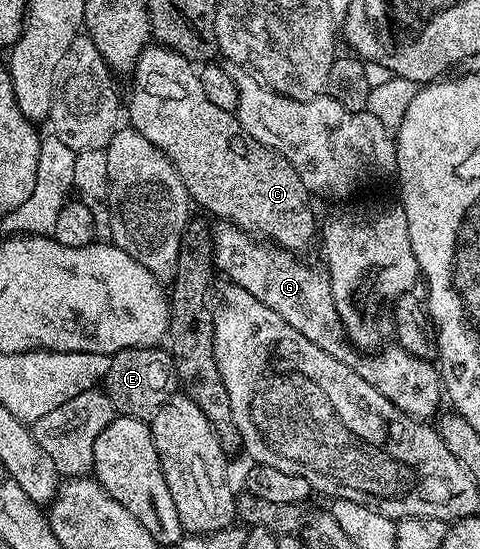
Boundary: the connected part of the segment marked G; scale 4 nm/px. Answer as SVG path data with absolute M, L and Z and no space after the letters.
M218 220L215 225L211 246L214 266L220 272L222 269L232 284L243 286L251 295L255 295L255 299L267 302L280 317L291 323L291 327L295 327L295 331L299 331L299 335L311 339L315 347L348 362L355 349L346 336L328 276L321 269L312 269L296 261L298 258L287 249L273 243L260 245L261 241L256 236L229 221Z

